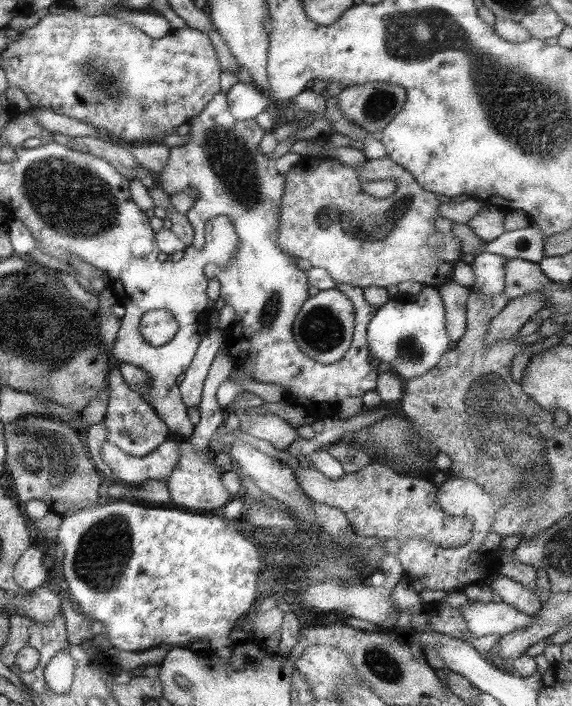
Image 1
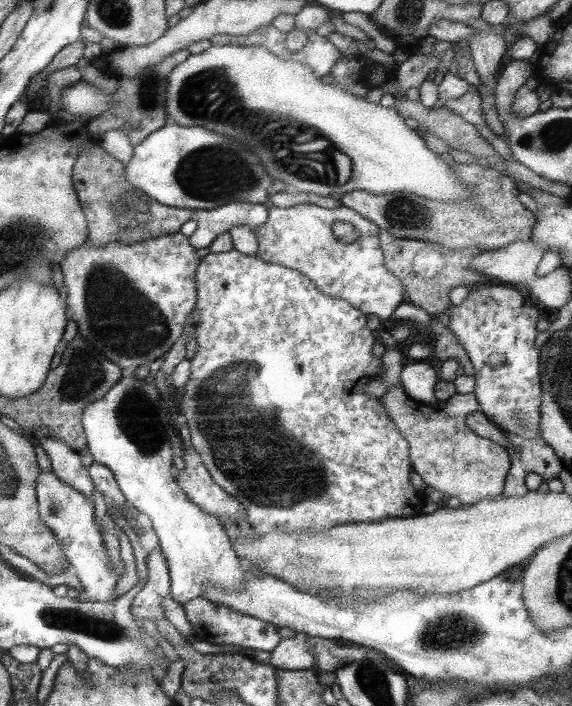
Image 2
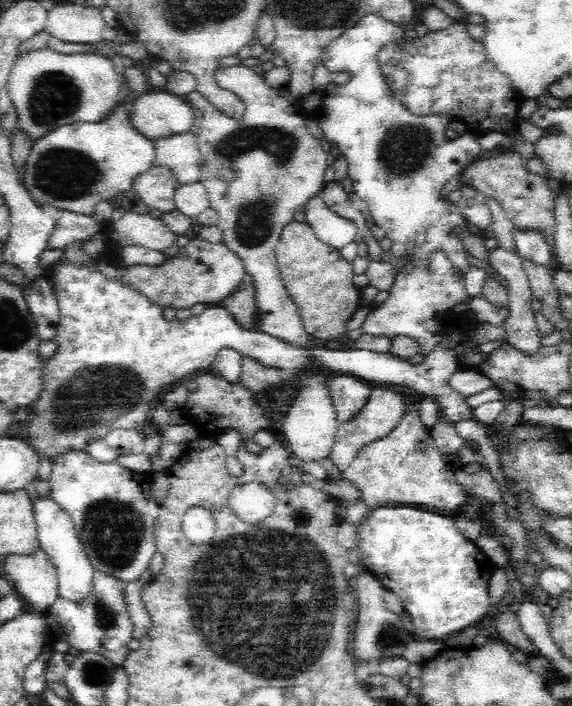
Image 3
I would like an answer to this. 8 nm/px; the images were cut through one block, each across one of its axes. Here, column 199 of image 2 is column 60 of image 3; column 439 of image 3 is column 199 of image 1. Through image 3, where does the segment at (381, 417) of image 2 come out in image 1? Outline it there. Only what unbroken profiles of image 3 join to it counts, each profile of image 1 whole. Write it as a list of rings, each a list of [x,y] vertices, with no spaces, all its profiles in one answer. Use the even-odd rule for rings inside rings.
[[[210,329],[208,334],[202,336],[196,354],[190,366],[184,371],[184,379],[179,384],[180,396],[186,408],[200,404],[208,370],[210,370],[215,356],[219,352],[219,346],[225,342],[226,339],[219,330]]]

